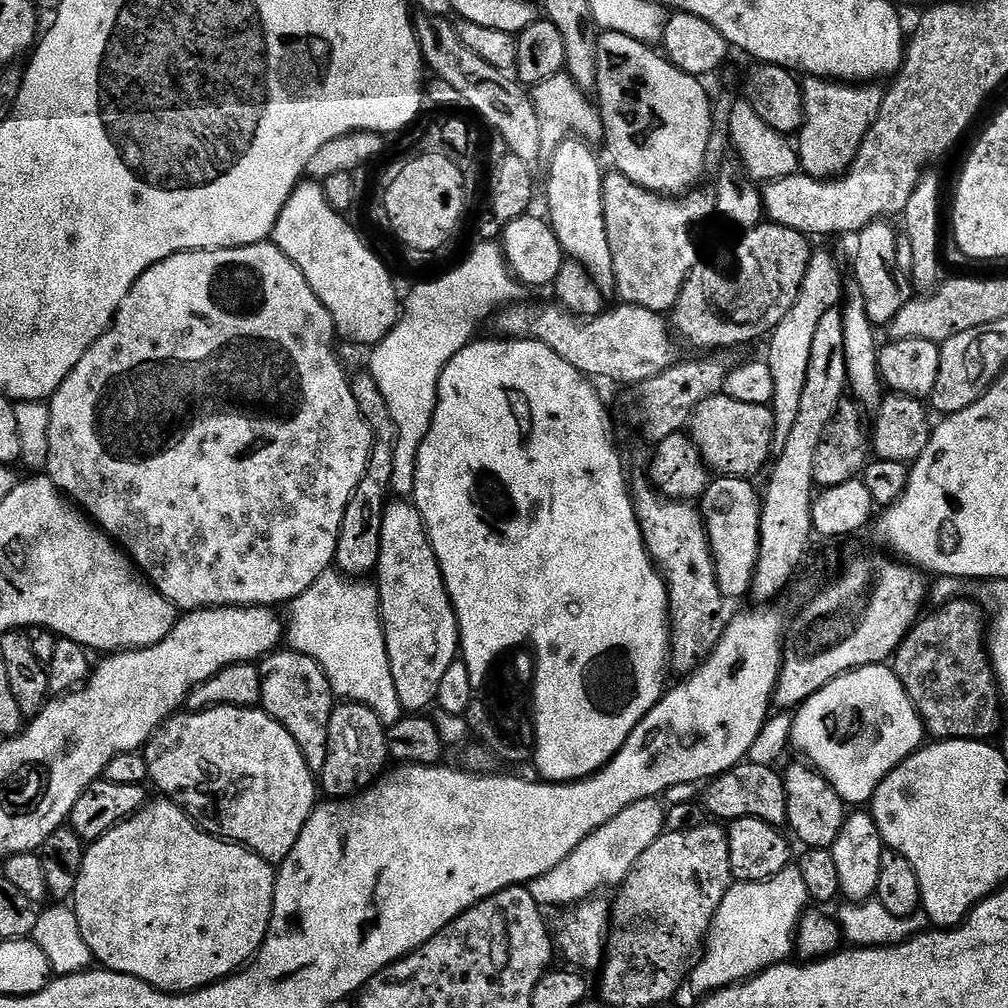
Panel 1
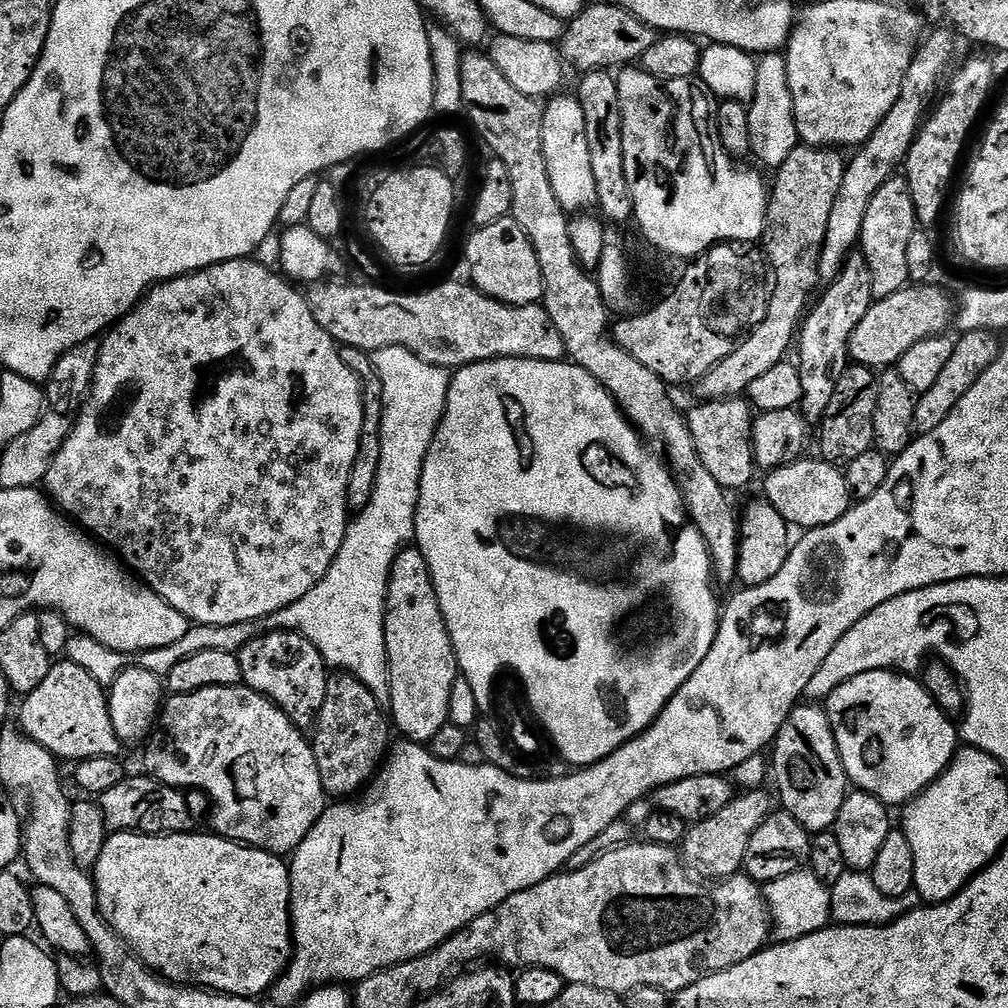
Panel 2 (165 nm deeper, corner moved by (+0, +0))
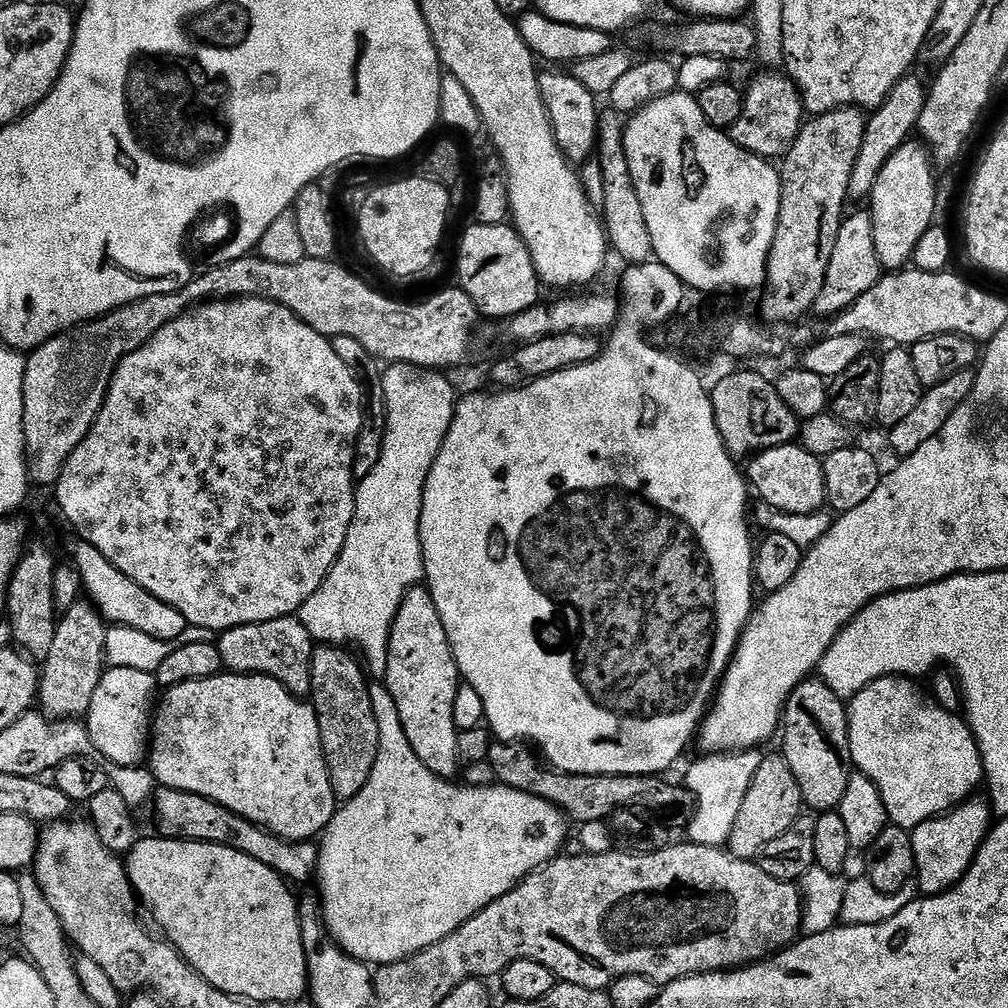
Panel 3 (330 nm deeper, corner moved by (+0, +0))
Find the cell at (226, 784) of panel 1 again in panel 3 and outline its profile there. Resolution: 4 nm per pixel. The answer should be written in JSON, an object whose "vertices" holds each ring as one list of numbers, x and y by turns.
{"vertices":[[221,674,201,680,187,680,178,686,167,689,163,695,159,697,154,708,154,715,151,717,150,751,146,756,157,785,198,794,202,798,210,798,215,804,226,806,226,810,234,810,234,814,242,814,242,818,287,840,312,840,323,833,330,818,334,818,338,801,334,794,334,788,331,786,330,774,322,750,322,738,318,730,318,718,311,703,305,702,290,690,286,690,286,686,282,686,282,682,269,676,255,674]]}

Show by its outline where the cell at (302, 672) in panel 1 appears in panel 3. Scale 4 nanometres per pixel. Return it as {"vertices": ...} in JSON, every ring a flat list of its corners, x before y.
{"vertices":[[283,616,261,624,234,626,219,633,215,645,222,654,222,662,229,673,269,676,282,682,286,690,301,698,311,693,310,666,314,641,306,626,302,626,296,616]]}

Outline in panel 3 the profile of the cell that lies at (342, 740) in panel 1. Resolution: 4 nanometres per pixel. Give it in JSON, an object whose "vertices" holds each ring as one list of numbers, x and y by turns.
{"vertices":[[326,644,312,649,310,682,310,703,318,718,331,786,337,801,343,802,366,786,374,758,378,758,378,722,370,706,369,681,361,661,347,647]]}

